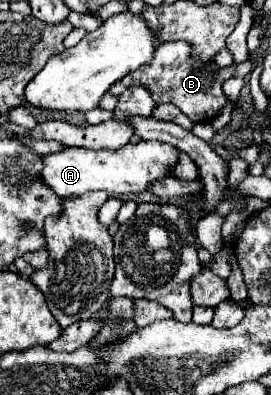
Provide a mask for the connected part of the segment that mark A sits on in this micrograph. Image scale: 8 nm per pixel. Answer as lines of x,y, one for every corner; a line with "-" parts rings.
164,142
126,144
118,150
88,150
88,148
64,148
58,154
44,156
44,182
62,198
82,196
92,190
104,190
110,194
138,194
150,188
156,180
168,176
178,164
180,150

